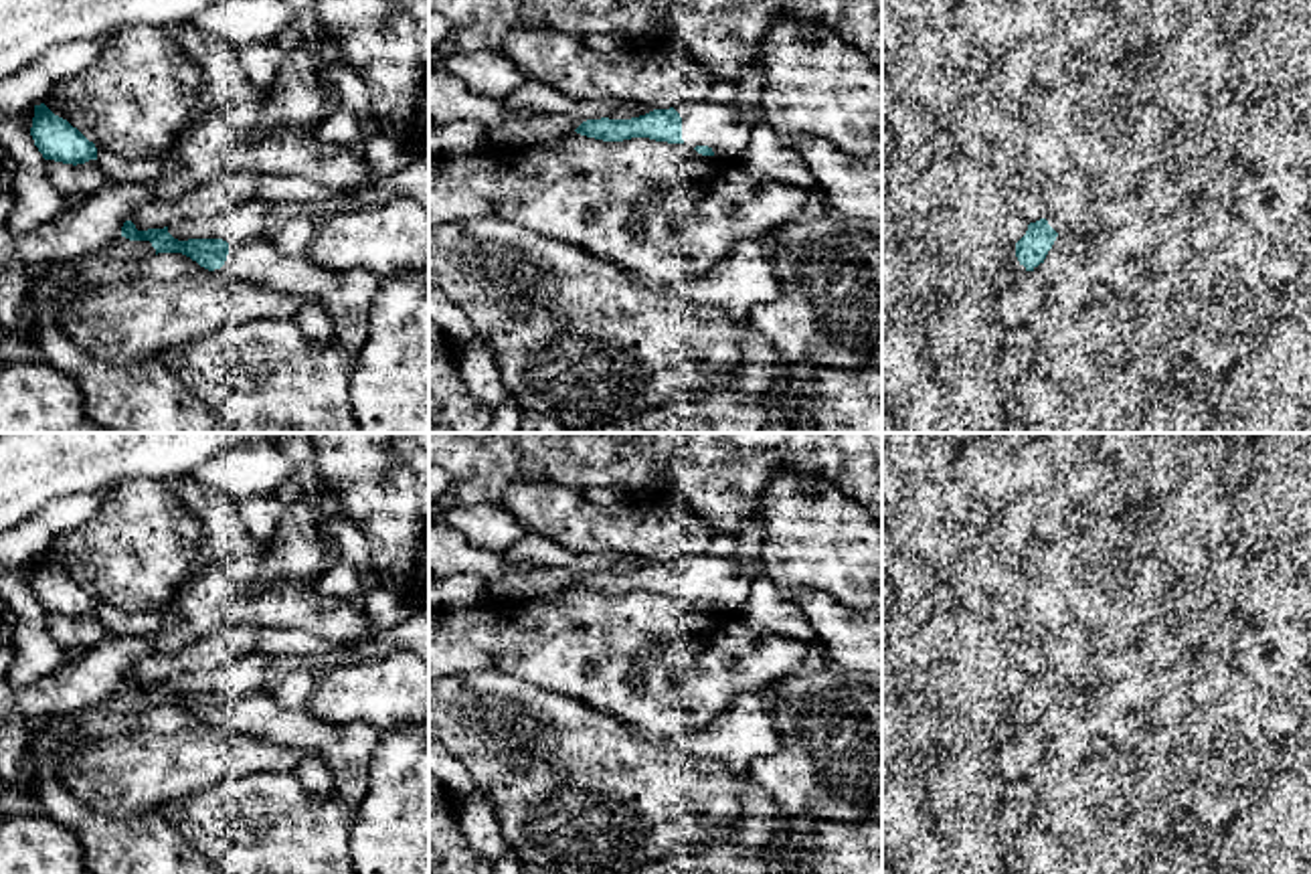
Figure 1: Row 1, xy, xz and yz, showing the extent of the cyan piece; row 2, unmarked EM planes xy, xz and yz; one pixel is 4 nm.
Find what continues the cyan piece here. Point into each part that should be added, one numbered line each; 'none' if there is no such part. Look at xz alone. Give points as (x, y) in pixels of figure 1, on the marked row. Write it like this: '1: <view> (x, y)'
1: xz (711, 124)

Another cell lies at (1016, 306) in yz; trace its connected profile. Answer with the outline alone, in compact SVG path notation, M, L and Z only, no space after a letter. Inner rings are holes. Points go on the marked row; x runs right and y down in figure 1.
M1022 271L1014 283L997 291L997 320L1006 330L1016 330L1030 324L1048 297L1048 285L1042 271Z

